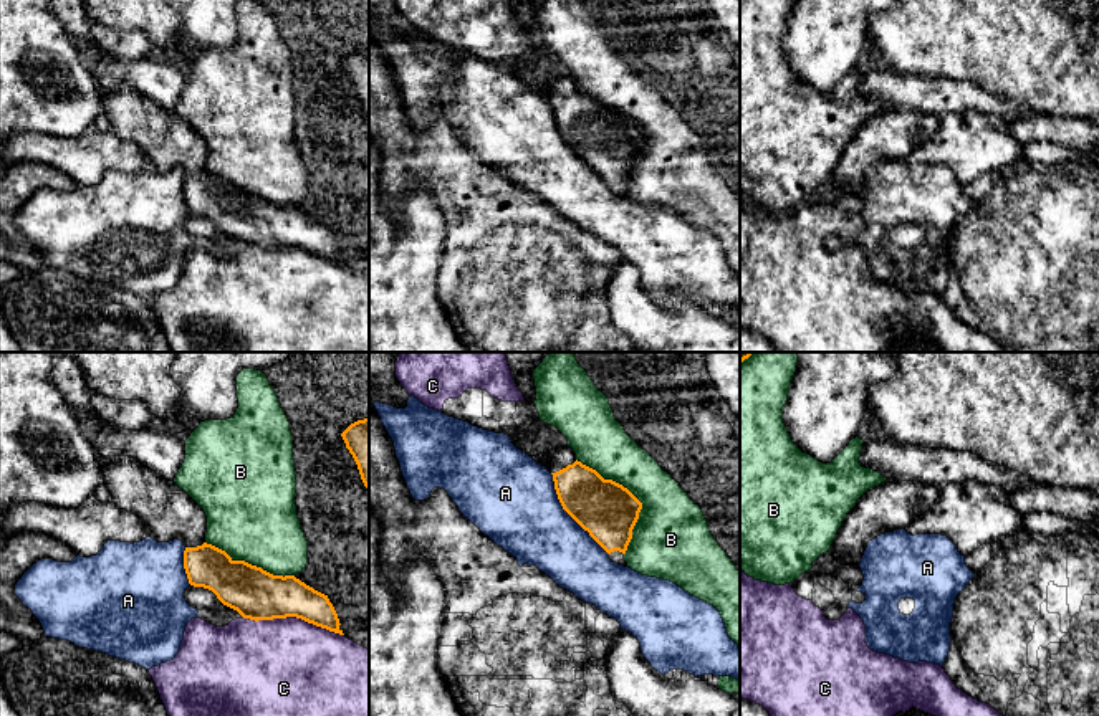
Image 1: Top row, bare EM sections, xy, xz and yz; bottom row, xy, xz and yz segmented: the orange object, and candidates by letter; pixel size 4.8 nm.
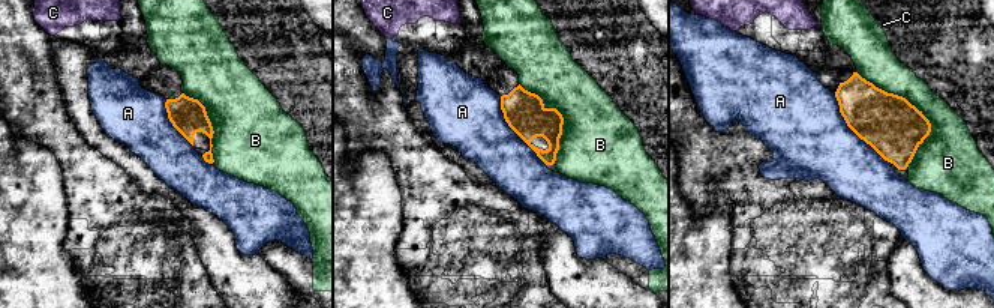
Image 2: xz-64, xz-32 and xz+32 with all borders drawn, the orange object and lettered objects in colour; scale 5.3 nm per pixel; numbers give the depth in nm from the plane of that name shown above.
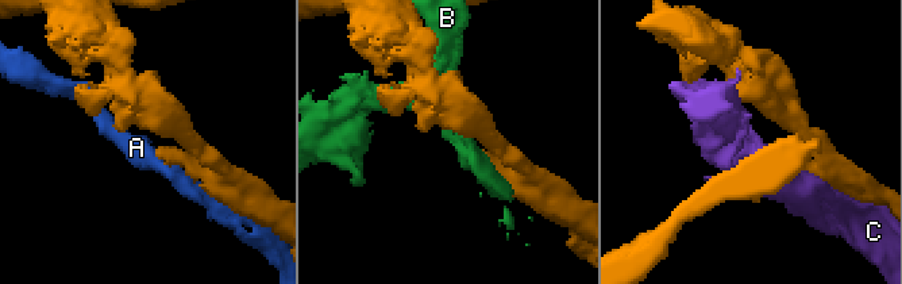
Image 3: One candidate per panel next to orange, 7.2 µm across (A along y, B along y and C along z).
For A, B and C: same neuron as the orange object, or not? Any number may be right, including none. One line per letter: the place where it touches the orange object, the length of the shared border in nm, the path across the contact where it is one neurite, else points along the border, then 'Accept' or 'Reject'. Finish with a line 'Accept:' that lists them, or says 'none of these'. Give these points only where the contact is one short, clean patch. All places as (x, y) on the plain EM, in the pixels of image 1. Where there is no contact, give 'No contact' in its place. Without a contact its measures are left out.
A: Touches orange at xz (568, 143). Shared border 480 nm. Reject
B: Touches orange at xz (634, 126). Shared border 550 nm. Reject
C: Touches orange at xy (293, 245). Shared border 500 nm. Reject
Accept: none of these

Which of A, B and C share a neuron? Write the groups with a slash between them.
A / B / C

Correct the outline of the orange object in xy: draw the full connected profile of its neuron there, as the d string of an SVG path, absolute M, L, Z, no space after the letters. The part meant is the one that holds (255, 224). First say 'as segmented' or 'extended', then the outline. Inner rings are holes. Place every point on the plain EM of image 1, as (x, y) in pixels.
as segmented; M207 172L185 177L184 198L190 215L212 220L243 248L258 251L296 246L344 265L328 225L295 205L273 205L245 190L233 190L225 180Z

